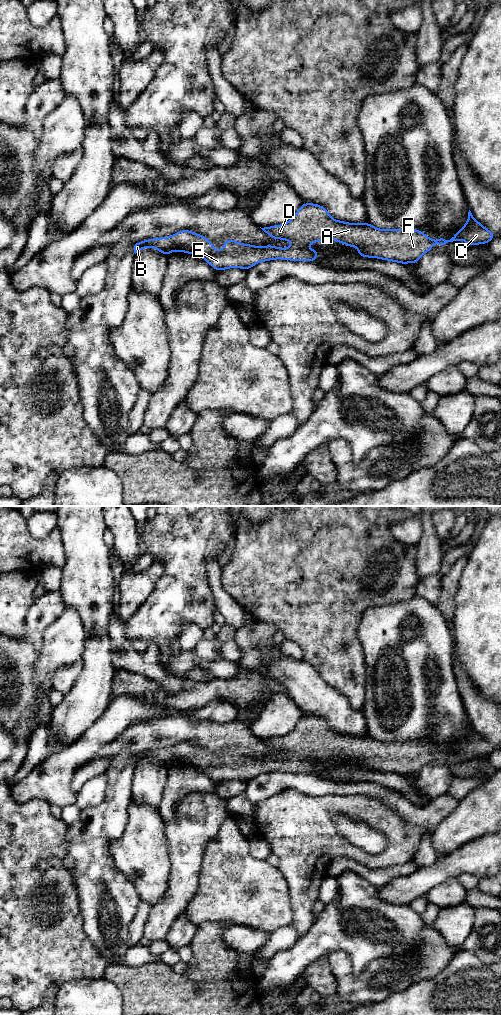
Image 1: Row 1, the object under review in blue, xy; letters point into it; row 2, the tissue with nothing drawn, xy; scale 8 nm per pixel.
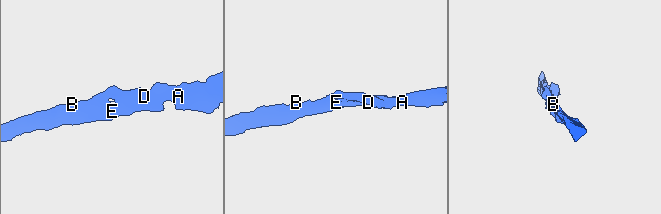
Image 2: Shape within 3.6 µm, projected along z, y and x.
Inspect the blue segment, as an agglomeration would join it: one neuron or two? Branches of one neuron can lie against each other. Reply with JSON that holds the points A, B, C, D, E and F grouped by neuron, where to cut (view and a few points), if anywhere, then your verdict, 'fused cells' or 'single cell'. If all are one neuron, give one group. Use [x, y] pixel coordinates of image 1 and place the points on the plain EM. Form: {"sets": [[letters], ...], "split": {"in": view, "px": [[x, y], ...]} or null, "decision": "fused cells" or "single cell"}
{"sets": [["A", "B", "C", "D", "E", "F"]], "split": null, "decision": "single cell"}

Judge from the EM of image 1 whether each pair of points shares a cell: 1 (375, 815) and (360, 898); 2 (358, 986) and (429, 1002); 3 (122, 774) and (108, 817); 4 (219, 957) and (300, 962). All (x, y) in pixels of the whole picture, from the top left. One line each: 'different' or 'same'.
1: different
2: different
3: same
4: different

